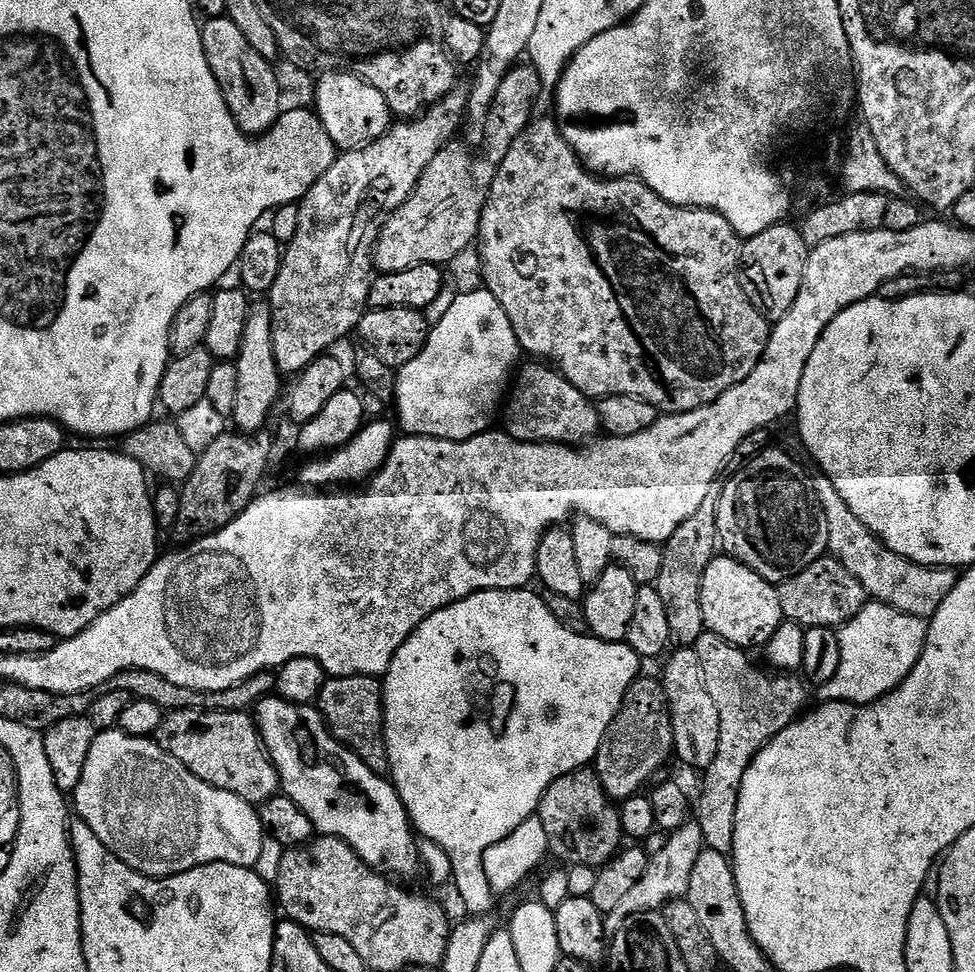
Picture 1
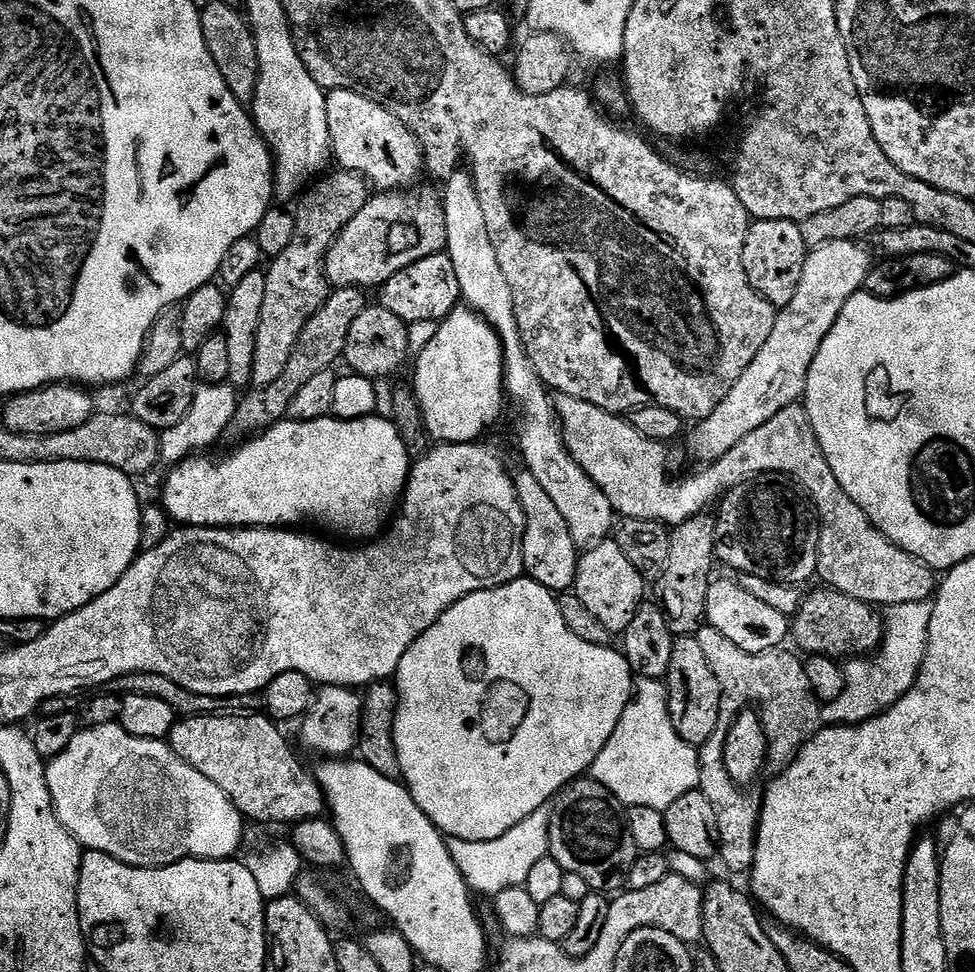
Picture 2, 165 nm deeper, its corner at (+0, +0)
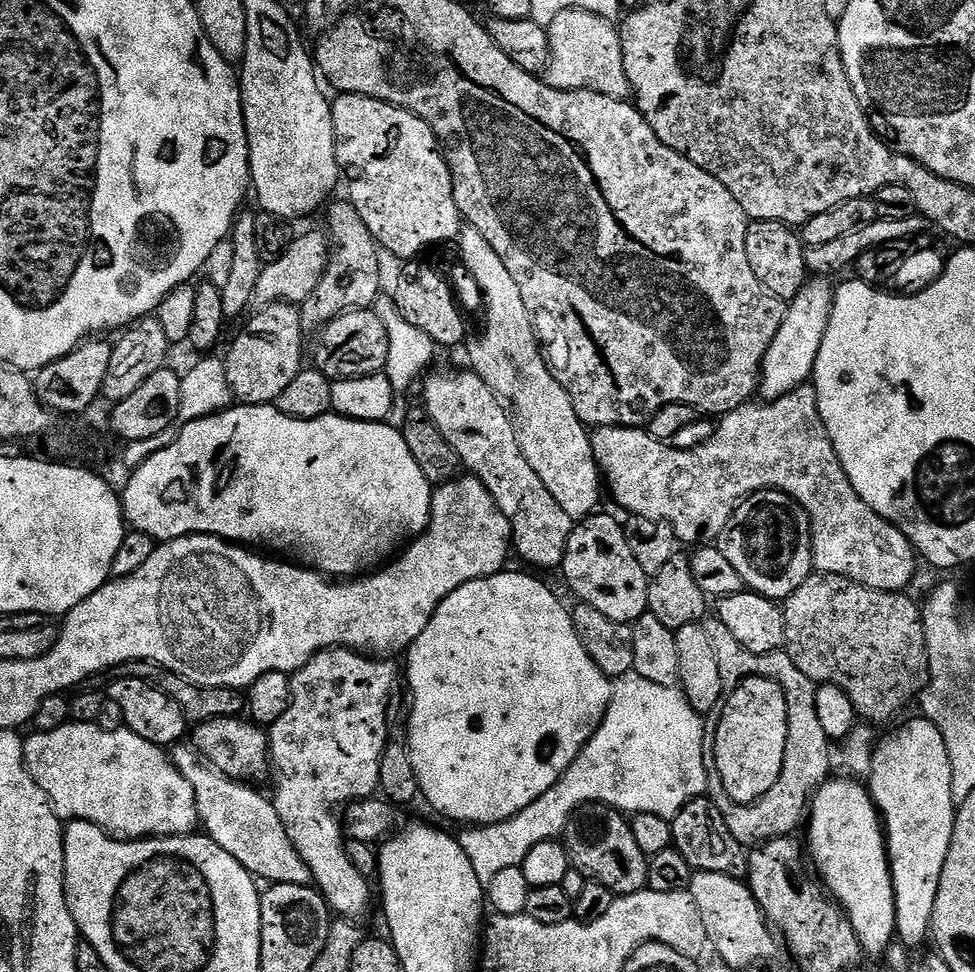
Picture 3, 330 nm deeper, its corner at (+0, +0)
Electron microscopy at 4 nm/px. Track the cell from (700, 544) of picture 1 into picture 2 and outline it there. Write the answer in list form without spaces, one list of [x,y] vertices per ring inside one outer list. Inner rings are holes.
[[[712,514],[695,516],[675,525],[671,534],[670,562],[658,581],[658,600],[673,637],[691,636],[700,631],[708,614],[706,594],[714,579],[712,564],[716,560],[716,517]]]

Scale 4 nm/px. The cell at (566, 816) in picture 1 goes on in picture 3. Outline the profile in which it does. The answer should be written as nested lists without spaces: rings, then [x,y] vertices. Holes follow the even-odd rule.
[[[589,803],[574,813],[562,837],[568,852],[568,863],[584,875],[588,882],[606,886],[613,897],[643,892],[648,886],[649,856],[638,850],[629,817],[606,804]]]

